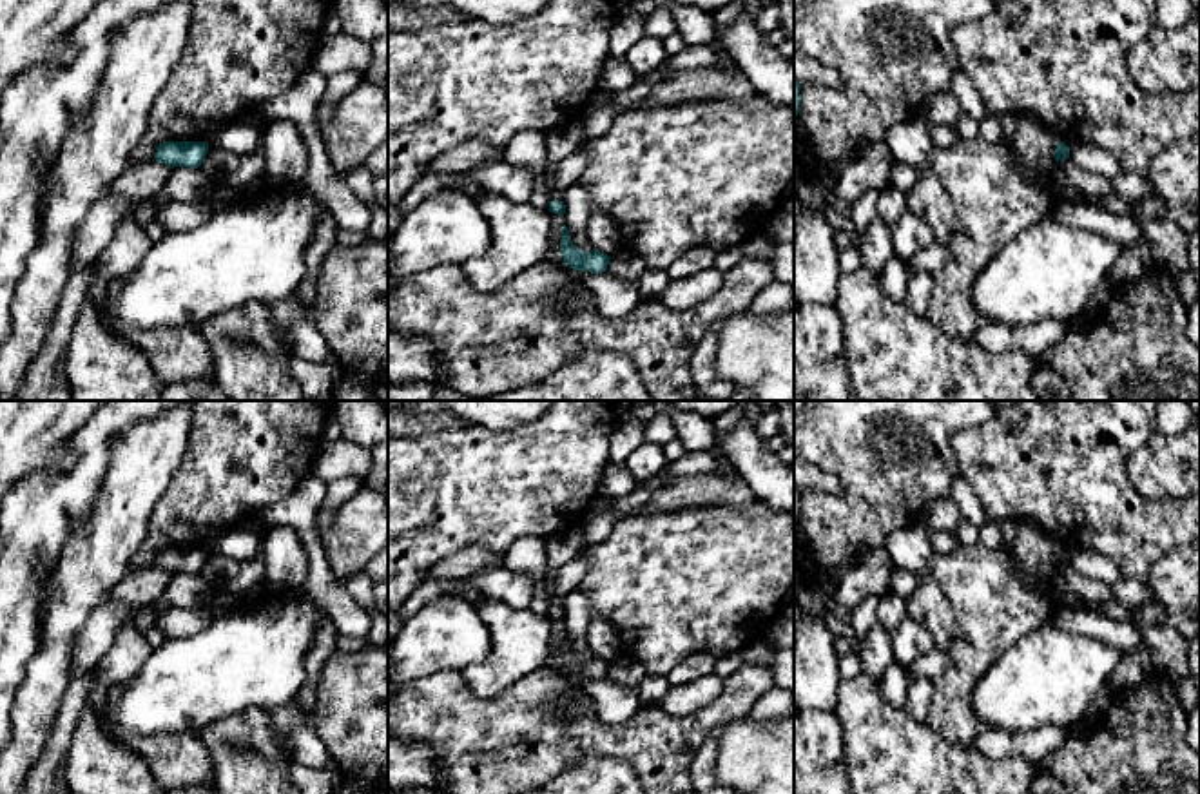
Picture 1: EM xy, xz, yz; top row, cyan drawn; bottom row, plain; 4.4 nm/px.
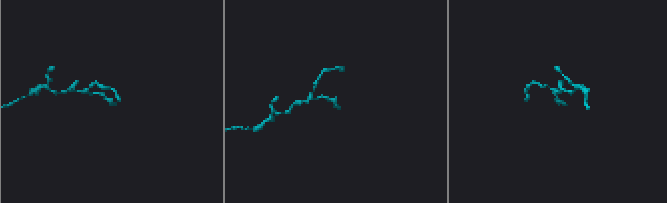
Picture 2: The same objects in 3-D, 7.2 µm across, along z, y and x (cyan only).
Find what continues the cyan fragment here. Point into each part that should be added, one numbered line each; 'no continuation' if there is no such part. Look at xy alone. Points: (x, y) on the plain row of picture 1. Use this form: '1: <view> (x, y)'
no continuation

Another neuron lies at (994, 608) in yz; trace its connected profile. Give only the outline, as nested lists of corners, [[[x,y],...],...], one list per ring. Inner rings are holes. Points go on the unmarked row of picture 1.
[[[959,542],[952,553],[934,553],[928,558],[928,573],[952,605],[955,633],[944,671],[932,678],[934,694],[926,721],[943,740],[973,749],[975,738],[988,729],[972,703],[979,680],[999,656],[1048,620],[1059,598],[1050,586],[1026,582],[1004,547],[992,551],[981,542]]]

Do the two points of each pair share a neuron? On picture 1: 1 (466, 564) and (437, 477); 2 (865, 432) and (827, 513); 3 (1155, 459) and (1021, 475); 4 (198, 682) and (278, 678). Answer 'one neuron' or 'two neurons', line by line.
1: two neurons
2: one neuron
3: two neurons
4: one neuron

